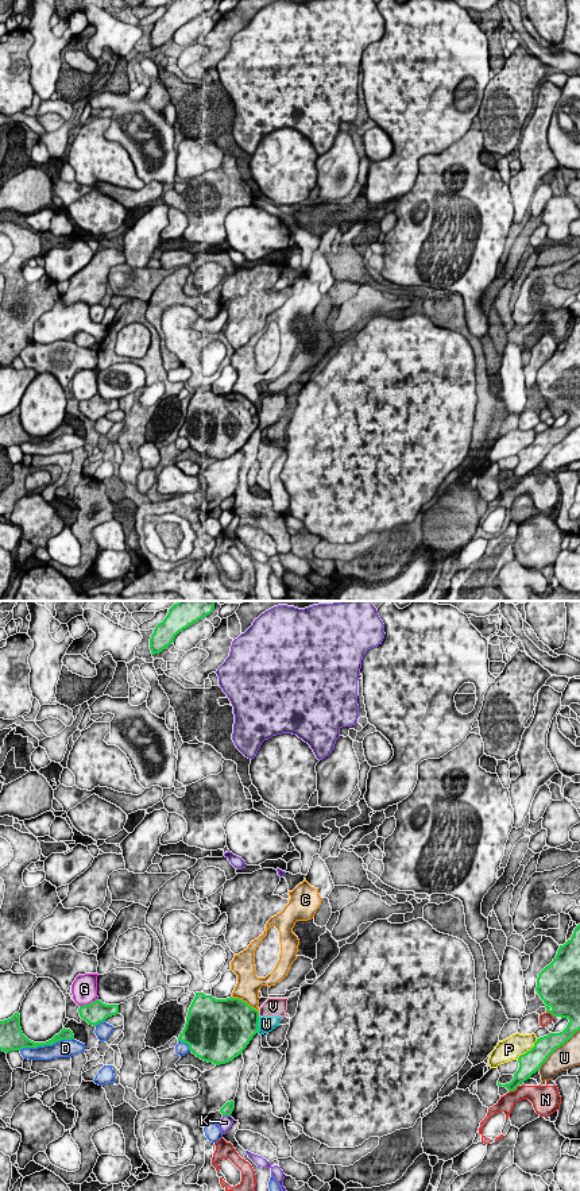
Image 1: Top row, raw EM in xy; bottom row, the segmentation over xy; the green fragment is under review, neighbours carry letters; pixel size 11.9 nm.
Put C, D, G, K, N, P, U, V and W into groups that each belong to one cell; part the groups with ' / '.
C / D / G / K / N / P / U / V W

